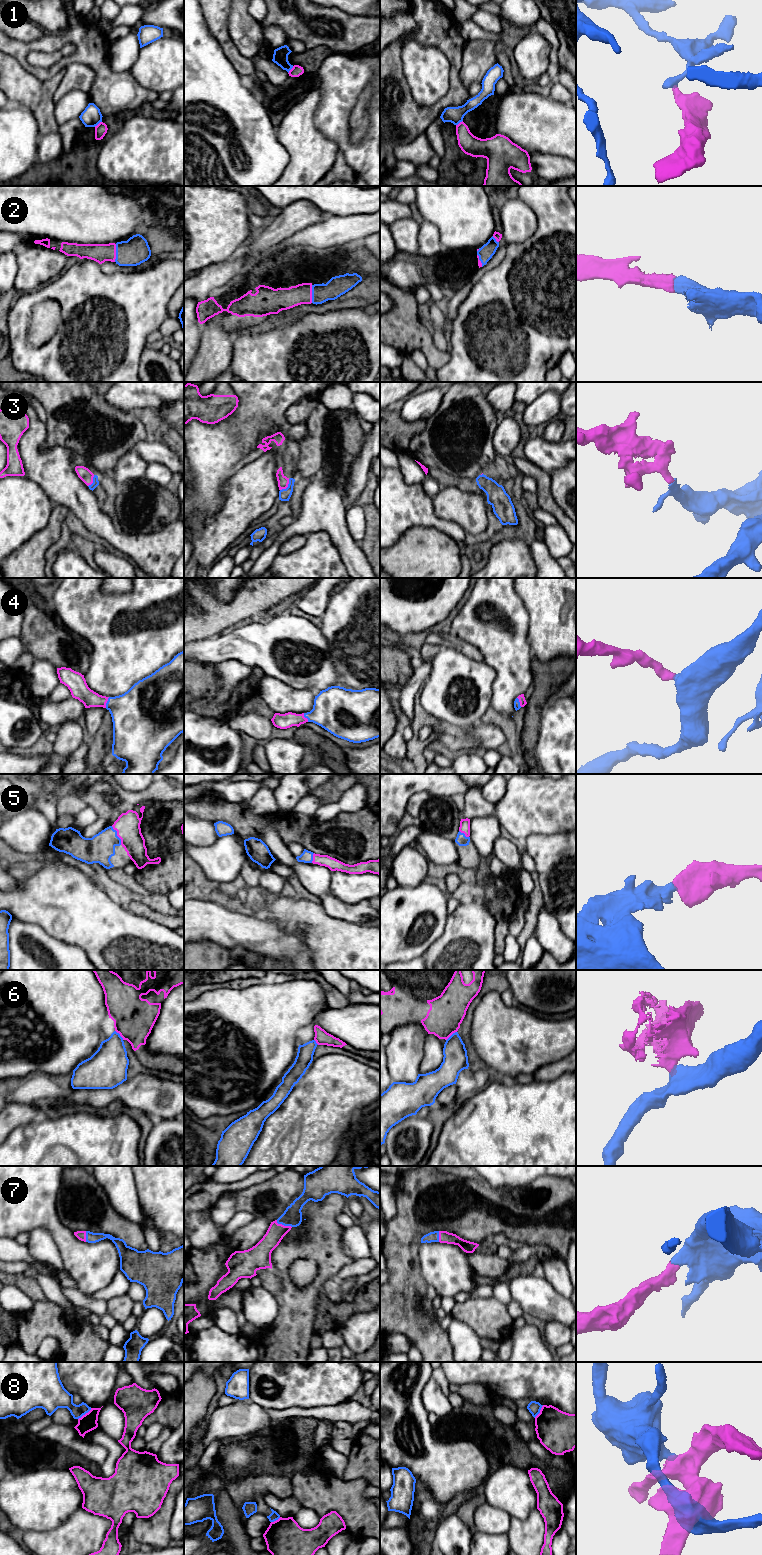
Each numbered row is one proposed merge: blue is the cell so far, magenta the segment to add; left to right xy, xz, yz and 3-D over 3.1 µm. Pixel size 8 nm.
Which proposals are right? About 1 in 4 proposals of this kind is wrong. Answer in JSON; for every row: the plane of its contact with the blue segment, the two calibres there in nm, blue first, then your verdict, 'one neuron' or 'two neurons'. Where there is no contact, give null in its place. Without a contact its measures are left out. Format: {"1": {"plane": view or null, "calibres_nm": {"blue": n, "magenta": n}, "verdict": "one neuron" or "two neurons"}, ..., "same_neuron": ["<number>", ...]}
{"1": {"plane": "xy", "calibres_nm": {"blue": 160, "magenta": 100}, "verdict": "two neurons"}, "2": {"plane": "xy", "calibres_nm": {"blue": 220, "magenta": 150}, "verdict": "one neuron"}, "3": {"plane": "xz", "calibres_nm": {"blue": 100, "magenta": 90}, "verdict": "one neuron"}, "4": {"plane": "xy", "calibres_nm": {"blue": 380, "magenta": 150}, "verdict": "one neuron"}, "5": {"plane": "xy", "calibres_nm": {"blue": 220, "magenta": 200}, "verdict": "one neuron"}, "6": {"plane": "yz", "calibres_nm": {"blue": 200, "magenta": 280}, "verdict": "two neurons"}, "7": {"plane": "xz", "calibres_nm": {"blue": 160, "magenta": 140}, "verdict": "one neuron"}, "8": {"plane": "xy", "calibres_nm": {"blue": 180, "magenta": 140}, "verdict": "two neurons"}, "same_neuron": ["2", "3", "4", "5", "7"]}

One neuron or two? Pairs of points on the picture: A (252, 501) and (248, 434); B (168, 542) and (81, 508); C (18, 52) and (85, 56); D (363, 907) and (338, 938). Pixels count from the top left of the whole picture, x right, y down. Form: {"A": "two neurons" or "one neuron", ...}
{"A": "two neurons", "B": "one neuron", "C": "one neuron", "D": "two neurons"}

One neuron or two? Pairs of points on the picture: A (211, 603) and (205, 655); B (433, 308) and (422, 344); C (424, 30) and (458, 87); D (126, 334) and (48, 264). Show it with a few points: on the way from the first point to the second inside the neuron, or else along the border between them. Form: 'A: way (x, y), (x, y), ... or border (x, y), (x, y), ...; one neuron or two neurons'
A: border (215, 635), (194, 641); two neurons
B: border (432, 335), (434, 344), (439, 349), (446, 350); two neurons
C: way (440, 40), (454, 54), (455, 71); one neuron
D: border (62, 271), (60, 274); two neurons

